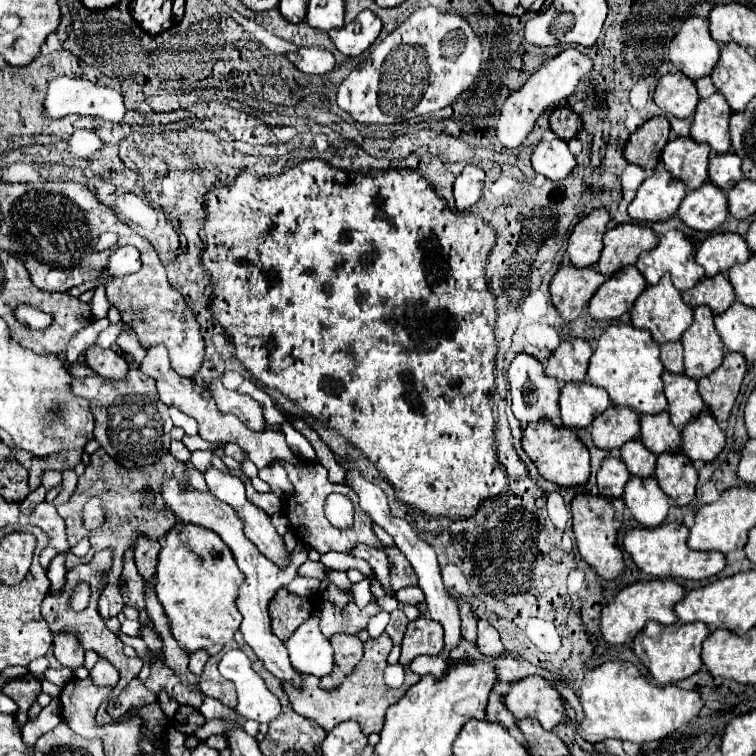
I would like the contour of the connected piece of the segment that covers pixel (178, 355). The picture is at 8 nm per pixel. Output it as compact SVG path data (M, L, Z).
M158 254L156 272L144 272L144 268L141 267L140 271L126 275L124 279L112 278L106 284L106 296L108 302L122 314L122 320L136 330L138 342L144 350L164 344L170 352L172 368L180 376L192 378L198 372L204 358L204 340L200 334L200 326L196 322L194 312L186 306L184 298L180 296L180 292L176 292L170 286Z

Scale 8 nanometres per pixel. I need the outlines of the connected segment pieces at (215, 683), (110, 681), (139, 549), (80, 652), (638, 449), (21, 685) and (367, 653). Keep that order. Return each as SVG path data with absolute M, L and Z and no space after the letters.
M212 656L200 676L200 688L204 696L212 696L222 704L234 708L236 706L236 688L230 680L220 676L218 672L218 656Z
M100 658L96 662L96 666L90 670L90 678L94 680L96 686L116 686L118 684L118 672L112 664L108 664L108 660Z
M140 538L136 548L134 548L134 560L138 566L138 572L144 580L152 580L156 574L156 564L158 564L158 554L160 554L160 544Z
M68 632L54 634L54 656L62 666L70 670L84 666L84 648L80 646L74 634L68 634Z
M638 438L630 440L630 442L626 442L622 446L622 460L628 466L628 470L630 470L632 476L650 478L654 474L656 456L652 452L648 452Z
M32 674L26 676L18 676L18 678L10 678L4 686L6 696L10 696L16 704L18 704L18 724L22 727L28 722L28 708L32 706L32 702L38 698L38 694L42 692L40 680L36 680Z
M382 634L380 638L370 638L364 644L364 656L362 656L360 664L354 668L352 676L348 676L344 680L344 684L340 688L332 690L332 692L322 690L318 686L318 678L316 676L302 674L302 678L304 678L304 688L302 690L294 690L294 688L286 686L286 692L288 692L292 708L298 714L302 714L302 716L318 722L318 726L322 726L326 732L330 732L340 722L348 722L348 720L360 722L364 734L380 732L382 726L384 726L384 714L386 714L388 706L396 704L406 694L406 690L420 680L418 674L414 674L410 668L406 668L404 684L400 688L388 688L384 684L384 668L388 666L388 654L390 654L390 650L392 650L392 640L386 634Z

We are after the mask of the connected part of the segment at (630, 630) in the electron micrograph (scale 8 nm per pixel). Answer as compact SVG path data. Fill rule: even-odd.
M640 580L624 590L620 590L608 606L602 610L602 634L608 644L626 644L632 642L634 636L644 628L646 622L656 620L664 626L670 626L672 622L678 622L678 616L674 614L674 604L682 600L686 590L674 582L674 580Z

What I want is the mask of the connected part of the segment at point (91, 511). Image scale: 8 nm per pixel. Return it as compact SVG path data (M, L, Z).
M91 498L83 508L83 523L86 529L93 531L100 528L106 522L104 506L100 504L100 498Z

